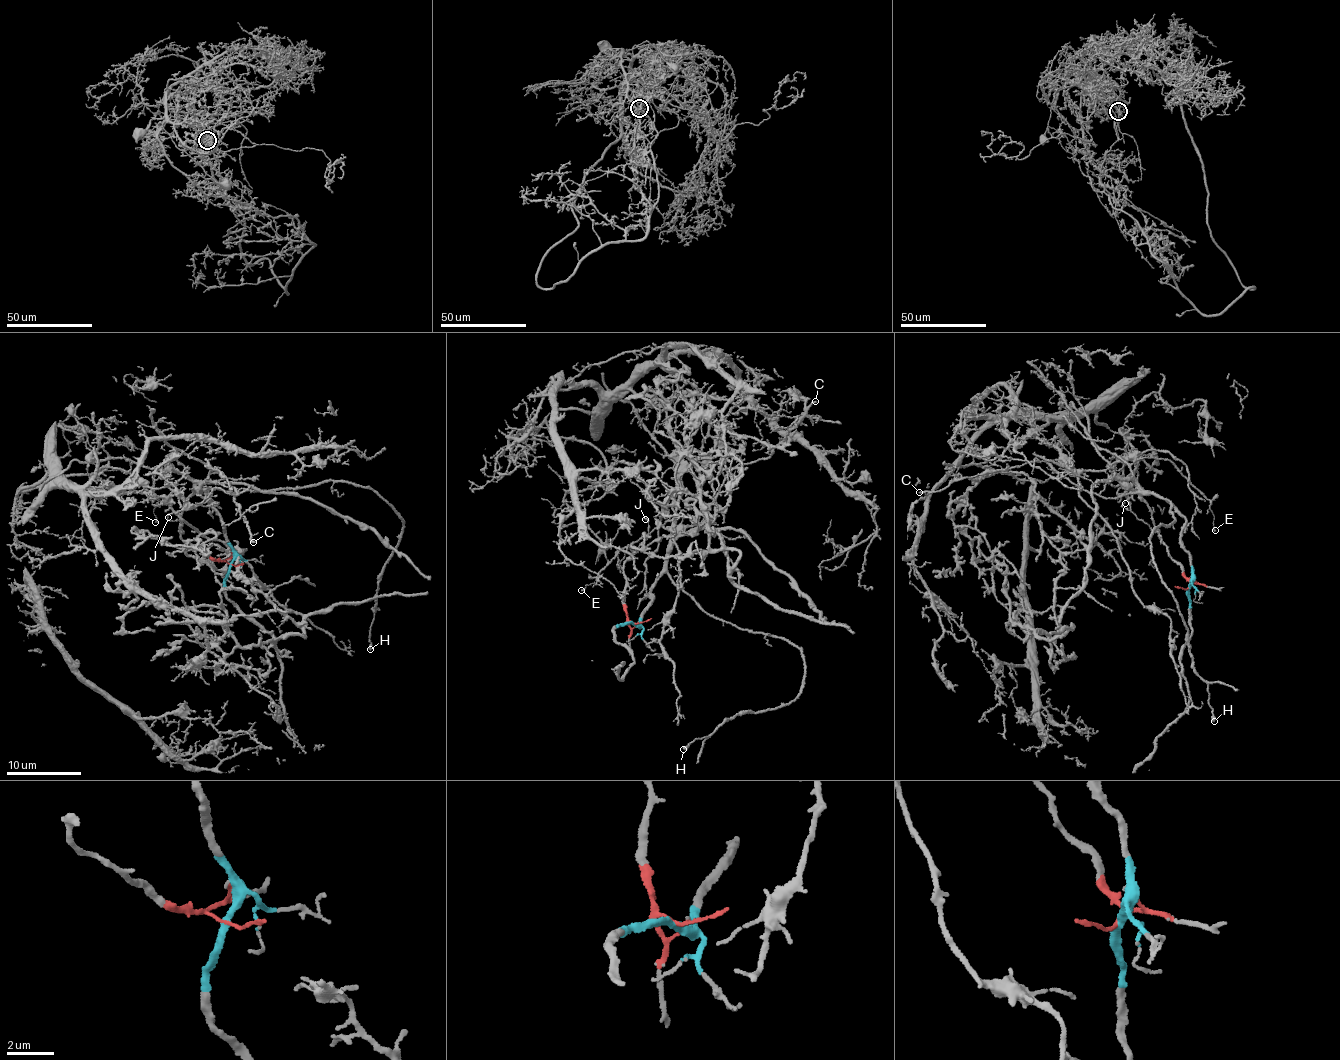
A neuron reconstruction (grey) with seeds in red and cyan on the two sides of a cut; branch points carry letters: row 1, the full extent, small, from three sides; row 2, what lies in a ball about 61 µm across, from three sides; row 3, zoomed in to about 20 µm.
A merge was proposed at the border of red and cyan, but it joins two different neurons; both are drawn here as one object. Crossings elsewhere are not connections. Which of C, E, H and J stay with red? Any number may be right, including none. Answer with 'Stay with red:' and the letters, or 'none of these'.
Stay with red: J

